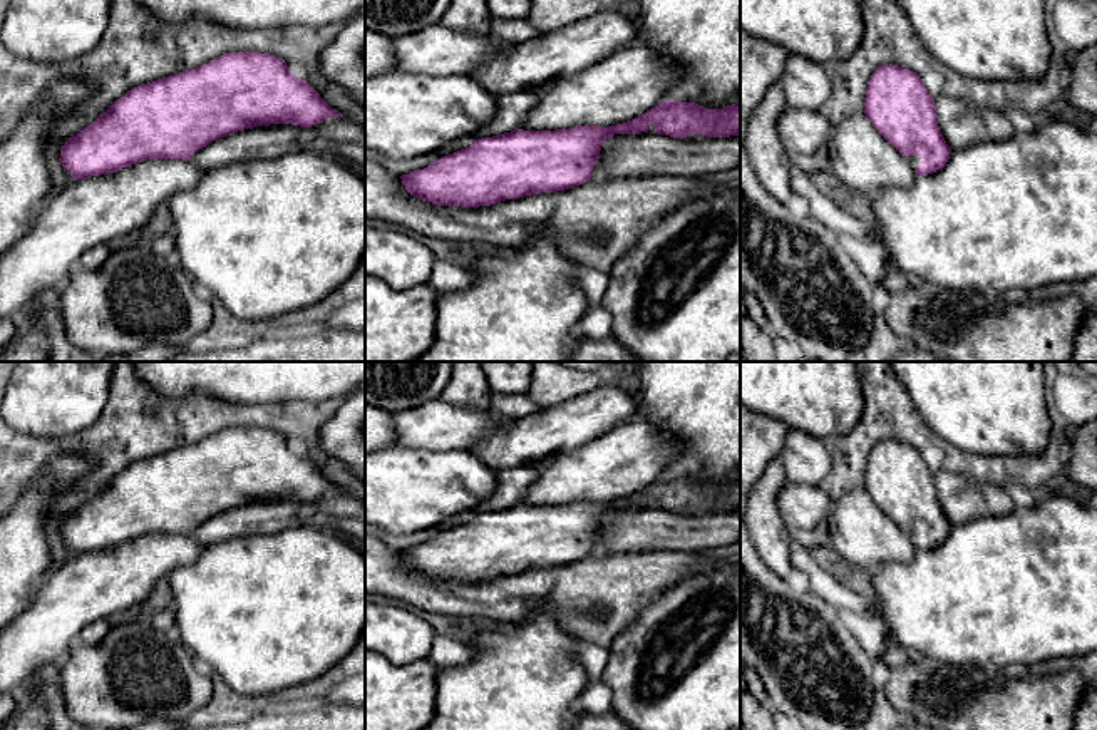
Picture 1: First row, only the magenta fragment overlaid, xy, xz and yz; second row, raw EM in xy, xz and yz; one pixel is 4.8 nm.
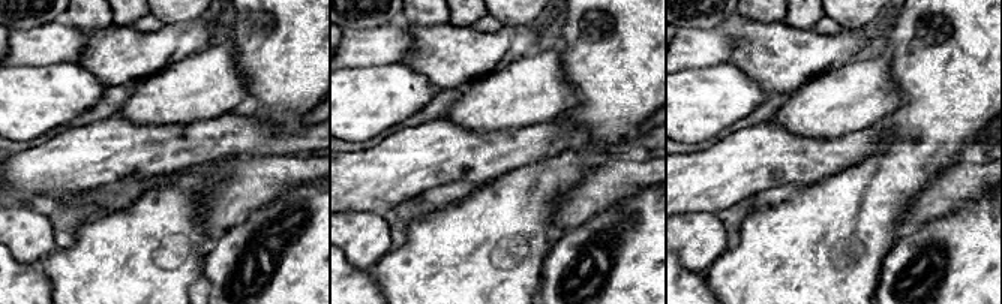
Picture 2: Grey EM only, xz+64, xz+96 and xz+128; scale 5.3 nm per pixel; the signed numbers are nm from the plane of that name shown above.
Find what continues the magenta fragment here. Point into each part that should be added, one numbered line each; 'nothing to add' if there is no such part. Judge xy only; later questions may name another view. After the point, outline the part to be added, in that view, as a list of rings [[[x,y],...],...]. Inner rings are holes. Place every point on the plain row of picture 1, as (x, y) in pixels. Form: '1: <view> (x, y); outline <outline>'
1: xy (340, 513); outline [[[333,491],[312,502],[258,501],[213,516],[198,524],[191,531],[191,537],[211,546],[224,539],[275,534],[293,527],[318,527],[347,539],[365,541],[365,501]]]

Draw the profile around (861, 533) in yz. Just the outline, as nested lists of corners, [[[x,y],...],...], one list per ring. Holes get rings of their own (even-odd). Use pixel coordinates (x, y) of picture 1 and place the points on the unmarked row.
[[[864,487],[834,502],[827,522],[831,546],[854,573],[909,563],[918,551],[906,531],[878,507]]]

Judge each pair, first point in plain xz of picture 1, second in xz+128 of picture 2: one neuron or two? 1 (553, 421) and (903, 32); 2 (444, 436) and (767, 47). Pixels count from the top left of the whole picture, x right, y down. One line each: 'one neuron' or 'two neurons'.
1: two neurons
2: two neurons

